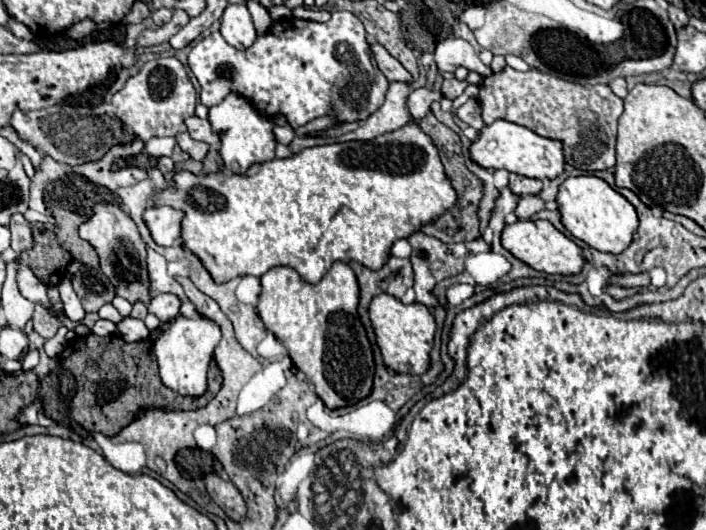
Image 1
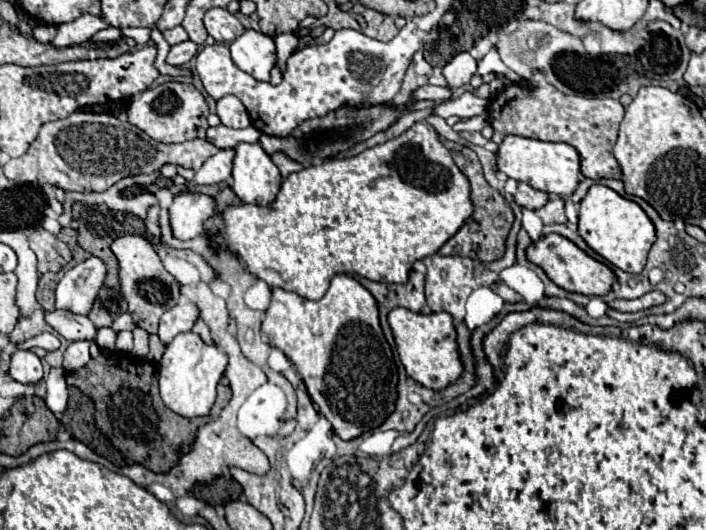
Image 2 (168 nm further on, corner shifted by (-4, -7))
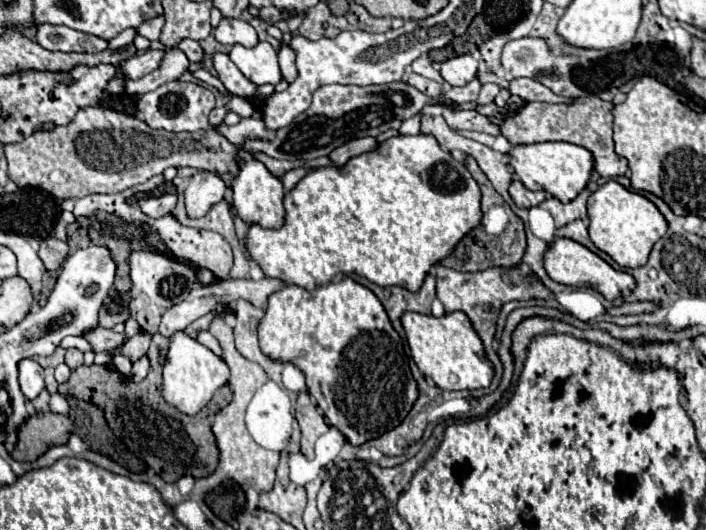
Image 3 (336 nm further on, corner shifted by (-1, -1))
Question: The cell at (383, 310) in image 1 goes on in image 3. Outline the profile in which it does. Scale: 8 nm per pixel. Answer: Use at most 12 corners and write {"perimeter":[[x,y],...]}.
{"perimeter":[[464,313],[400,317],[416,367],[440,389],[494,375]]}

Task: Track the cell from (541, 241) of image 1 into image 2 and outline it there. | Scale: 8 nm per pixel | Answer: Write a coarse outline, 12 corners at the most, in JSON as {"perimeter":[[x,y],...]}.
{"perimeter":[[545,235],[527,259],[583,295],[607,295],[617,281],[573,241]]}

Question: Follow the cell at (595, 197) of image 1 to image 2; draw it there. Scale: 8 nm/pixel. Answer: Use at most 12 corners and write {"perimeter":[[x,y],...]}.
{"perimeter":[[597,183],[579,235],[627,273],[641,273],[655,225],[635,201]]}

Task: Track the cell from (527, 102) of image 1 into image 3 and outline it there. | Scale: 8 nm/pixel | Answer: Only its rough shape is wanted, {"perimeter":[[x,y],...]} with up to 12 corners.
{"perimeter":[[612,101],[524,103],[500,125],[512,143],[568,141],[594,171],[624,175]]}

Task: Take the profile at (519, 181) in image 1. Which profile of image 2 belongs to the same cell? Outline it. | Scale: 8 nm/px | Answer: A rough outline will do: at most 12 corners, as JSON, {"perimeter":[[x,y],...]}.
{"perimeter":[[519,183],[515,203],[525,209],[541,209],[549,195]]}

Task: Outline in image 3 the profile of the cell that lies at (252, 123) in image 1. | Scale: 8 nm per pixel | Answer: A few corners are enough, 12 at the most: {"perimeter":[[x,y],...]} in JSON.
{"perimeter":[[258,159],[232,181],[246,225],[284,223],[282,181]]}

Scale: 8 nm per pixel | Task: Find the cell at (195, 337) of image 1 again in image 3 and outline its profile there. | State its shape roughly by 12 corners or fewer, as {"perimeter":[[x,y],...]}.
{"perimeter":[[188,333],[170,337],[162,397],[186,415],[230,369]]}

